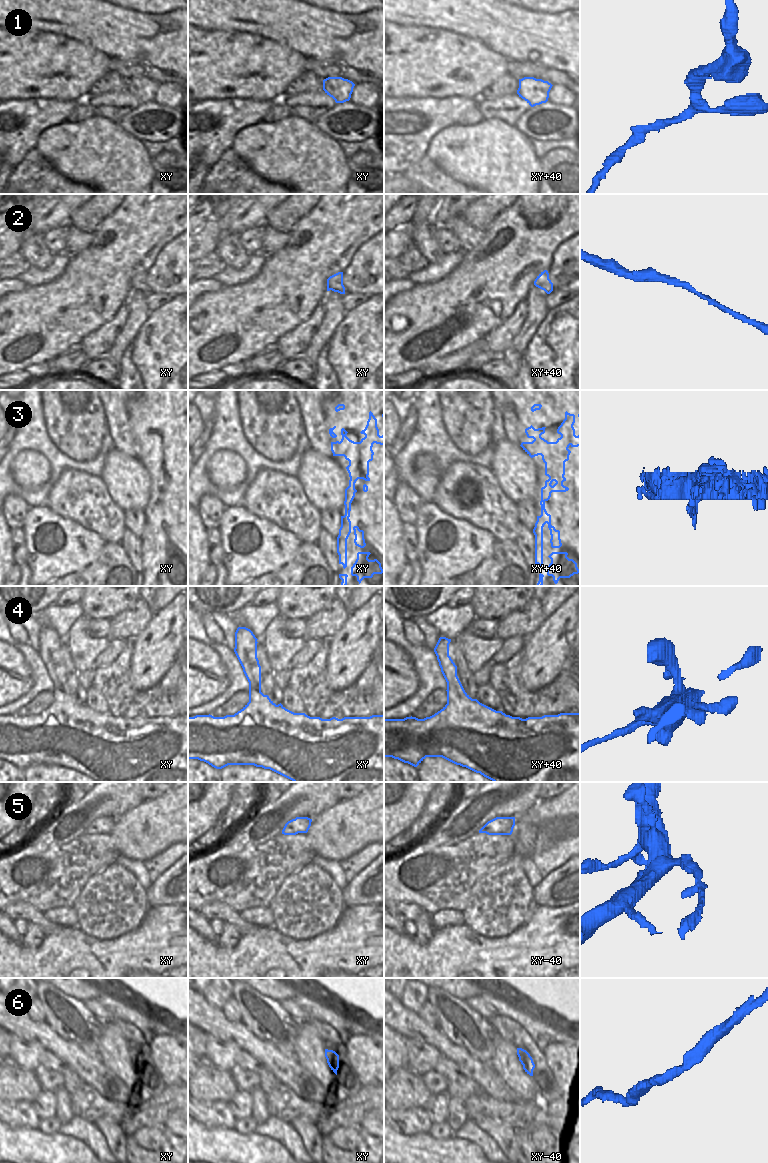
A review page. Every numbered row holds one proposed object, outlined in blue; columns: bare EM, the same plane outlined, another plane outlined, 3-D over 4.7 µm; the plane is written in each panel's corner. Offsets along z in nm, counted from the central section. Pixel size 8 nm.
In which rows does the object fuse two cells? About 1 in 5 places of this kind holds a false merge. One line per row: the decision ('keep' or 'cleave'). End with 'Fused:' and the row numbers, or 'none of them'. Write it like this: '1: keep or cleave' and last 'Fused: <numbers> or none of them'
1: keep
2: keep
3: keep
4: keep
5: cleave
6: keep
Fused: 5

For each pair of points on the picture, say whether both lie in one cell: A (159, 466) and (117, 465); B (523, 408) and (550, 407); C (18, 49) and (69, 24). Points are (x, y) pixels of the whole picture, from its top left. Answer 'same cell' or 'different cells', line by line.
A: different cells
B: same cell
C: different cells

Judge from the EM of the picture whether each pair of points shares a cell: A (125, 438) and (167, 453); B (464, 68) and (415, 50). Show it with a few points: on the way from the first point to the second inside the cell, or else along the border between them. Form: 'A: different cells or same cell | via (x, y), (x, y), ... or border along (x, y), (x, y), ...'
A: different cells | border along (128, 418), (131, 424), (134, 450), (137, 457)
B: same cell | via (452, 65), (427, 62)

